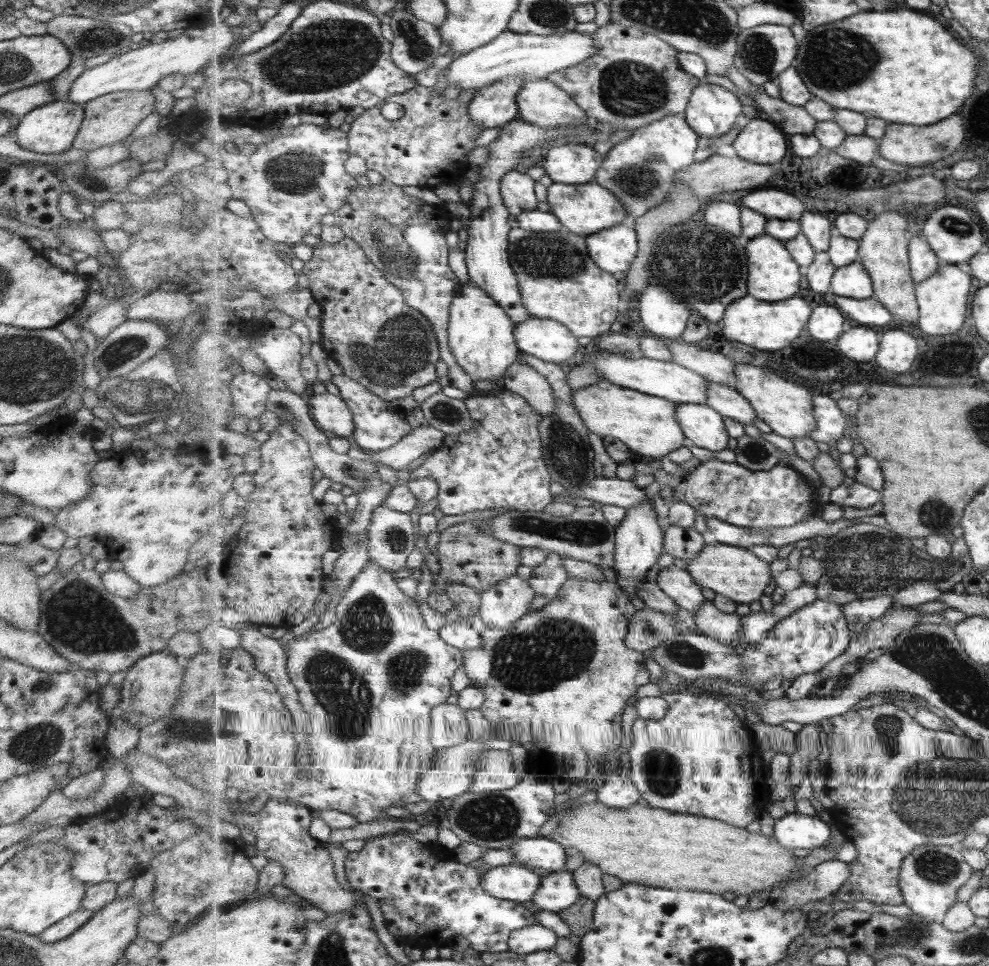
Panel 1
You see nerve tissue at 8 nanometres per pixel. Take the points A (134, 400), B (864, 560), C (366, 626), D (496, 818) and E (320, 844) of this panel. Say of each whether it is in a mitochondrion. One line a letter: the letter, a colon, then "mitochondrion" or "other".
A: mitochondrion
B: mitochondrion
C: mitochondrion
D: mitochondrion
E: other

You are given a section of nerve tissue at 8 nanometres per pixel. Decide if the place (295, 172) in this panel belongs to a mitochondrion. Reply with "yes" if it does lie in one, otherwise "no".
yes

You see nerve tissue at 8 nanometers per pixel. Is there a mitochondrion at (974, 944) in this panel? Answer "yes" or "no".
yes

